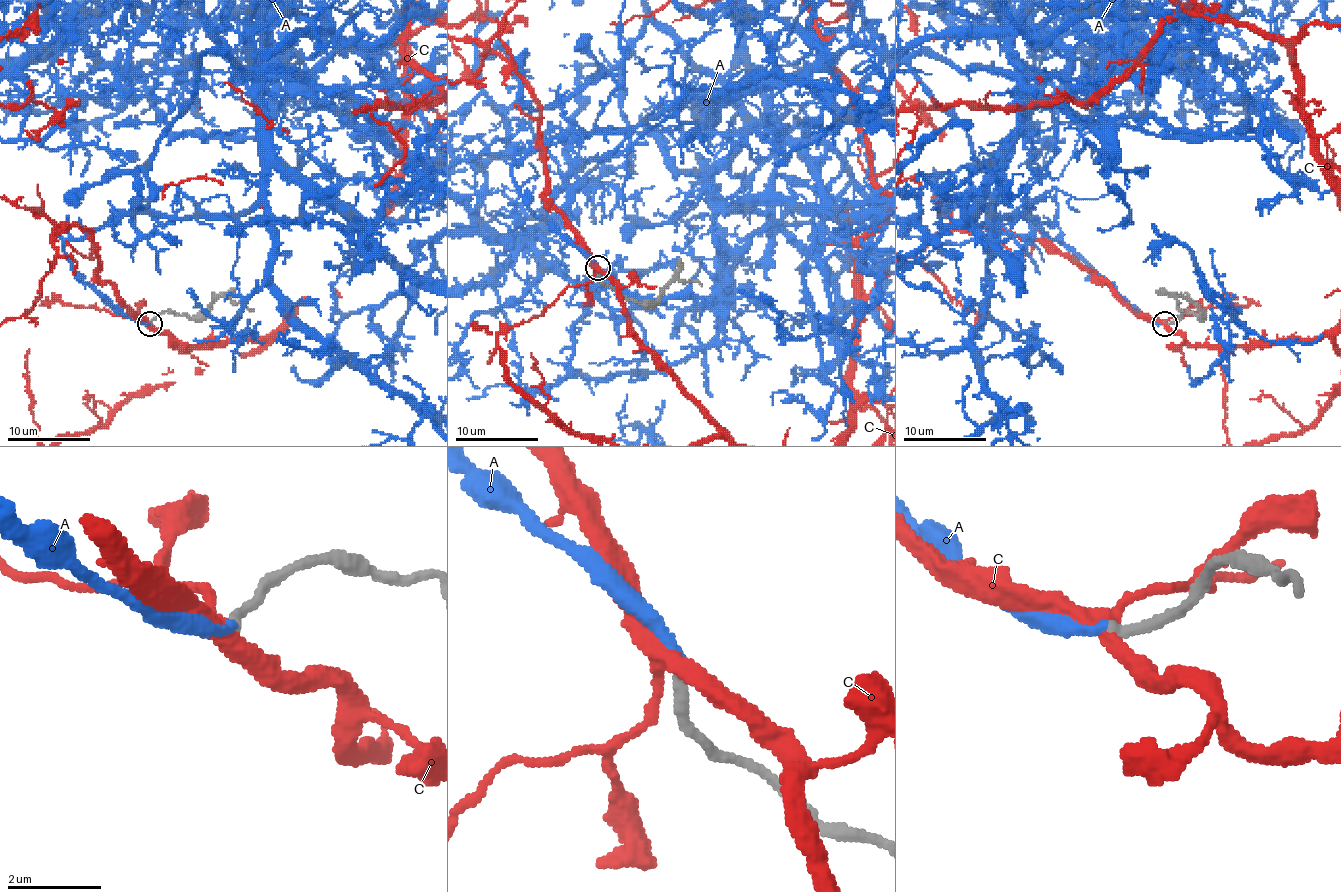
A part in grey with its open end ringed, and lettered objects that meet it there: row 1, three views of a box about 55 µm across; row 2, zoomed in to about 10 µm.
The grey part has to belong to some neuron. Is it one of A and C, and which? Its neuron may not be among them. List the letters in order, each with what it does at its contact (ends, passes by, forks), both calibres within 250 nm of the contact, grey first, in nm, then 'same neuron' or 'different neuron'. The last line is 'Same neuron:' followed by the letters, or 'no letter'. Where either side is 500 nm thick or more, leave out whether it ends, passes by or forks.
A: it ends; calibres 240 and 220 nm; same neuron
C: it forks; calibres 240 and 360 nm; different neuron
Same neuron: A

